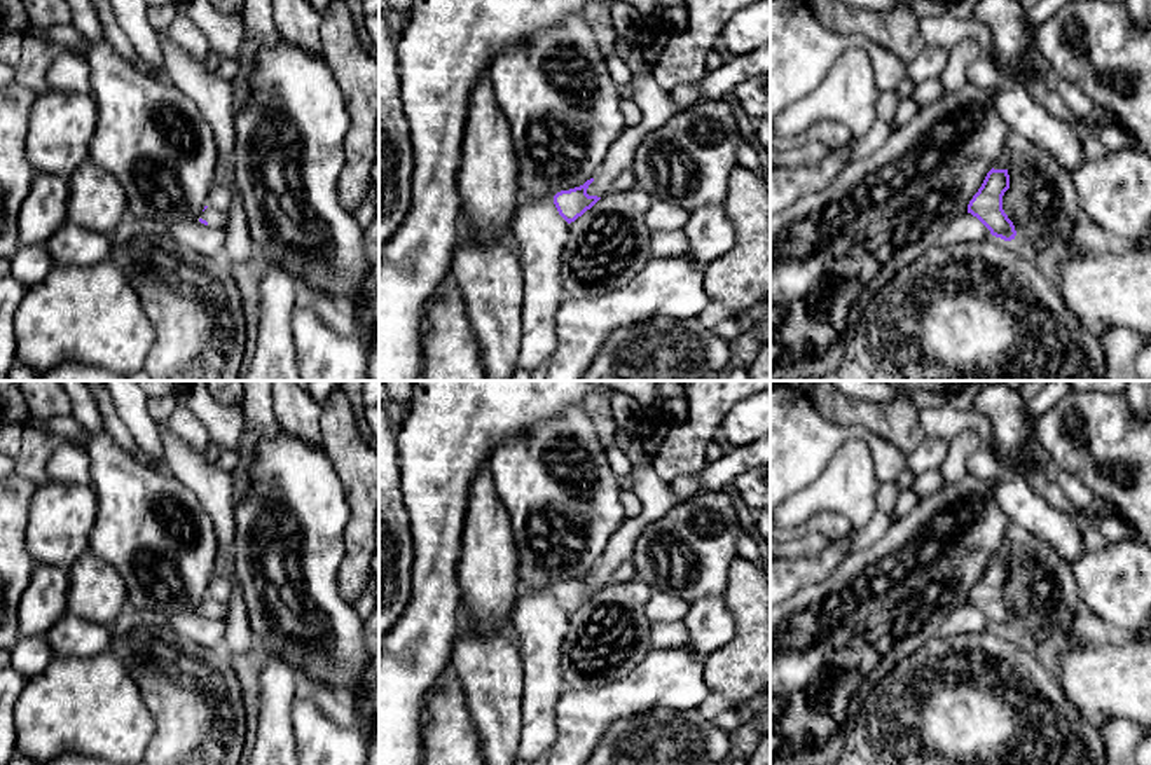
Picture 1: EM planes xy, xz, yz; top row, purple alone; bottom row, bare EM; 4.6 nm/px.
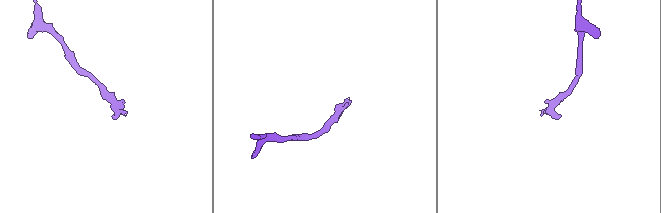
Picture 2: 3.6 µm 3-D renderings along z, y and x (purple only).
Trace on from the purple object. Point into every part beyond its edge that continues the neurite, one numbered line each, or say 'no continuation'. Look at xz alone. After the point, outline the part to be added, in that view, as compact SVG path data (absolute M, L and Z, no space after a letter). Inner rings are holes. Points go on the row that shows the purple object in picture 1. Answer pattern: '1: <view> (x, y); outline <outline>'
1: xz (655, 103); outline M618 40L615 54L620 56L632 72L634 91L631 98L639 107L643 119L634 128L625 126L606 154L603 166L587 189L589 196L597 197L613 192L615 176L632 168L636 148L644 134L664 126L676 114L671 91L662 89L655 82L653 72L648 68L643 51L636 42Z

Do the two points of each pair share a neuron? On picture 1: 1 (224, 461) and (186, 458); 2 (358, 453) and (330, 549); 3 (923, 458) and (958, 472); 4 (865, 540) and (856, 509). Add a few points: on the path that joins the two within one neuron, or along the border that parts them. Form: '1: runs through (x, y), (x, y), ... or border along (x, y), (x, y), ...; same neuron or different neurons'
1: border along (215, 463), (231, 474); different neurons
2: border along (330, 460), (348, 509), (344, 538); different neurons
3: border along (949, 444), (945, 460), (937, 468); different neurons
4: border along (877, 510), (863, 526), (853, 530); different neurons

